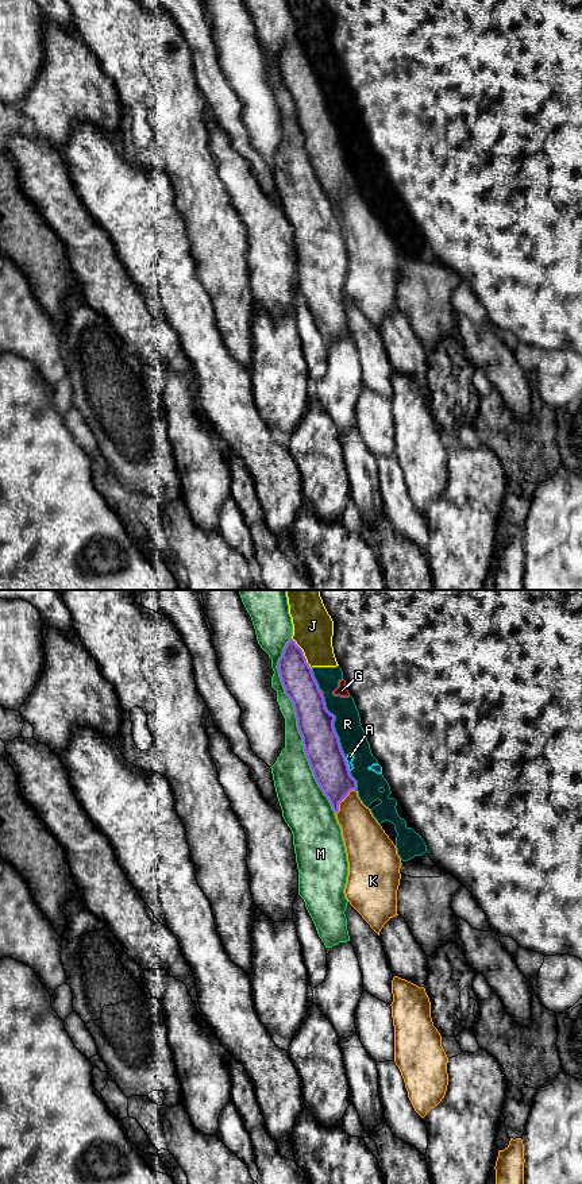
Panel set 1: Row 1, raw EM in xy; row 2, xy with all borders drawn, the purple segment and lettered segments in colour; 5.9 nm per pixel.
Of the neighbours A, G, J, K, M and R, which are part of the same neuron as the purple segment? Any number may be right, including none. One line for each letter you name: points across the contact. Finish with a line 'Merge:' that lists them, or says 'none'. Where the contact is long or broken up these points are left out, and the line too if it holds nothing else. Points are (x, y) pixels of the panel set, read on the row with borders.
Merge: none

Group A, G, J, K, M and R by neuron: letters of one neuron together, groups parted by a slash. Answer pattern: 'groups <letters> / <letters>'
groups A G J R / K / M

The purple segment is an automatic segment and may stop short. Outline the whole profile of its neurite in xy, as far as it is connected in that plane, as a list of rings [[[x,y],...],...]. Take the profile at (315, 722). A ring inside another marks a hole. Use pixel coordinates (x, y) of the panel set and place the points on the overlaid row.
[[[293,639],[286,643],[277,668],[285,694],[293,703],[297,728],[313,776],[332,810],[338,813],[339,803],[351,790],[356,791],[356,780],[350,774],[335,732],[335,716],[327,710],[312,668]]]

